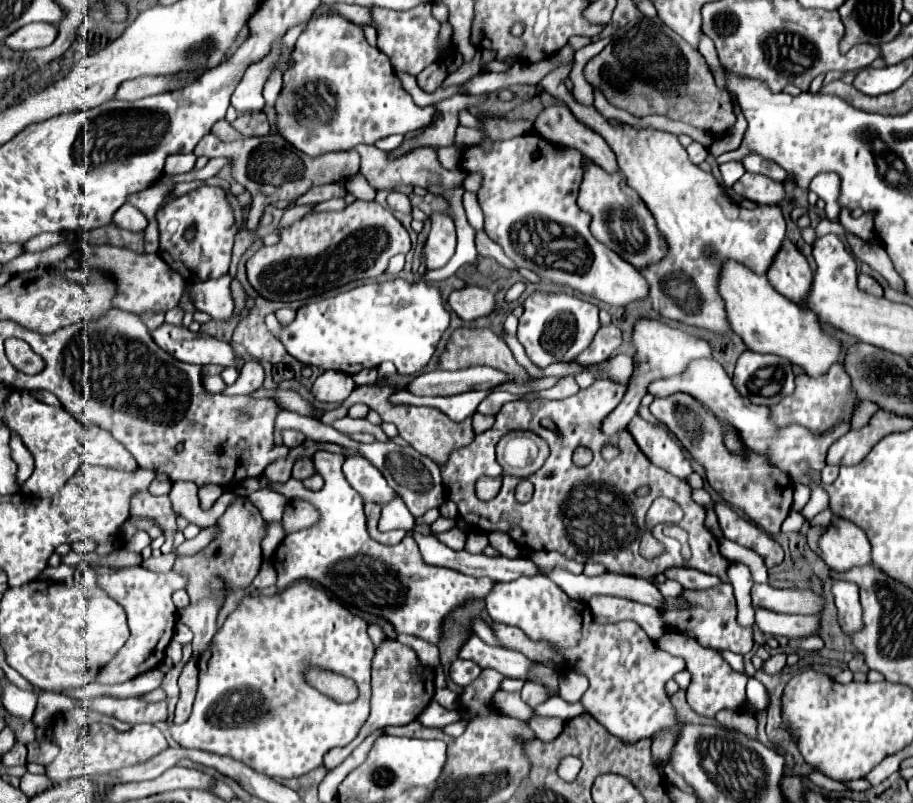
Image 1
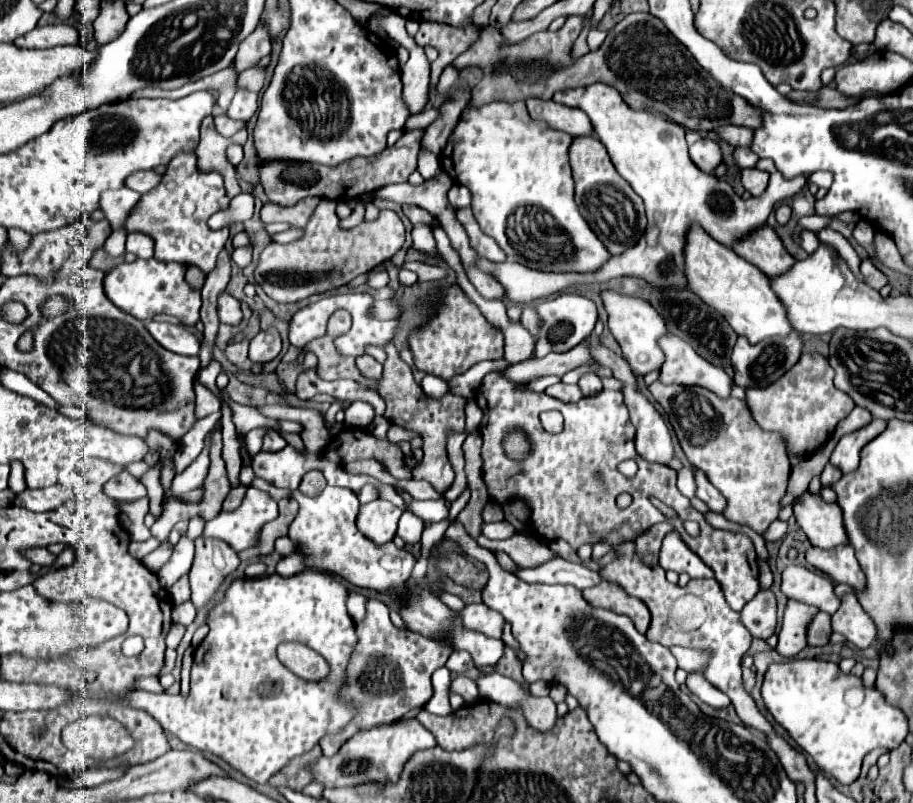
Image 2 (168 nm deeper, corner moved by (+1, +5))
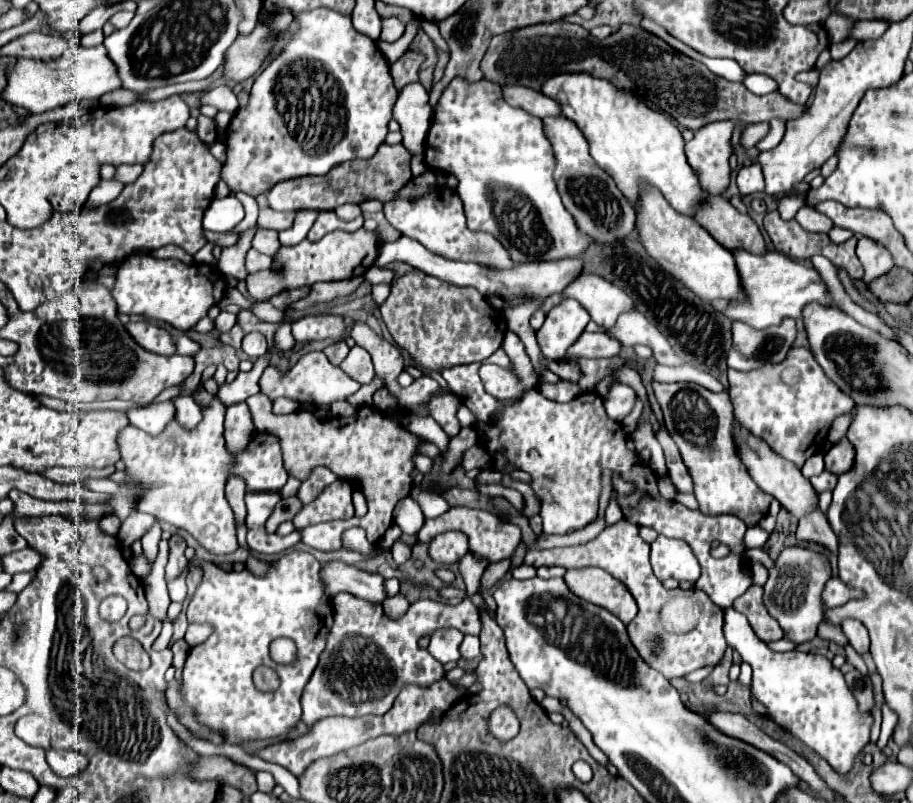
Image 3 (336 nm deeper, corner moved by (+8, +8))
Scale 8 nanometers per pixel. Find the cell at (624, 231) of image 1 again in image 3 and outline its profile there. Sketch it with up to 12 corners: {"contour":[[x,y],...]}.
{"contour":[[548,116],[554,180],[580,232],[616,242],[634,208],[564,116]]}

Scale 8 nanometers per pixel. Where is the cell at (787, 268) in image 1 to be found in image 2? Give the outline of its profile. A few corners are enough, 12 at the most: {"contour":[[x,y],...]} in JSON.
{"contour":[[769,225],[757,229],[735,253],[779,277],[795,265]]}

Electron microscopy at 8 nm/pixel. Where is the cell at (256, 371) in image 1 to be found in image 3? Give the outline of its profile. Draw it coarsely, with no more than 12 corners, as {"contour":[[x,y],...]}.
{"contour":[[250,332],[242,340],[242,350],[256,360],[268,352],[264,334]]}

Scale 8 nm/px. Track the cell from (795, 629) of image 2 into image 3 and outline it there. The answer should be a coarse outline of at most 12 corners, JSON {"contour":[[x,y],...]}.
{"contour":[[788,546],[764,584],[764,606],[802,644],[824,622],[828,558]]}

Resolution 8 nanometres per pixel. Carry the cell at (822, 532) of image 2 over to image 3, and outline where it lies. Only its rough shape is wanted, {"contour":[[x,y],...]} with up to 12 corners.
{"contour":[[732,422],[740,462],[796,518],[818,494],[800,468]]}

